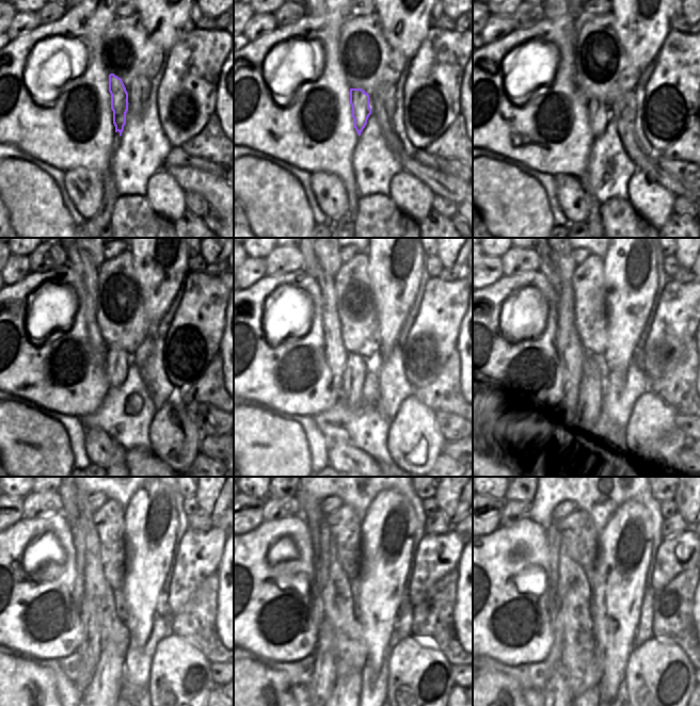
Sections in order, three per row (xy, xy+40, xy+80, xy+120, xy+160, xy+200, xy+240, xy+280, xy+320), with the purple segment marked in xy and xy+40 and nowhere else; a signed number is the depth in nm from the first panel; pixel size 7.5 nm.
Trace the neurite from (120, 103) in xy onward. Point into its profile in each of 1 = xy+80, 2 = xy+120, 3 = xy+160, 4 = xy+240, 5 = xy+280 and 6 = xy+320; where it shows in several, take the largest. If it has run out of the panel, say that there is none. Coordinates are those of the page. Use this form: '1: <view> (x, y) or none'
1: xy+80 (599, 113)
2: xy+120 (117, 360)
3: xy+160 (355, 368)
4: xy+240 (105, 689)
5: xy+280 (346, 693)
6: xy+320 (592, 693)

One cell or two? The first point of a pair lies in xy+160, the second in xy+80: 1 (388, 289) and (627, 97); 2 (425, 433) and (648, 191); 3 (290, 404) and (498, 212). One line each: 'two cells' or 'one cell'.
1: two cells
2: one cell
3: two cells

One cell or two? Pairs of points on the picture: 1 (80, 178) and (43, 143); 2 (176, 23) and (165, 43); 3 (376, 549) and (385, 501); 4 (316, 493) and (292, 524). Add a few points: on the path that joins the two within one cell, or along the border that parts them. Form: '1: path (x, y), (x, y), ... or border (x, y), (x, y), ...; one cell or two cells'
1: border (95, 170), (76, 167), (64, 172); two cells
2: path (172, 28), (165, 34), (165, 38); one cell
3: path (380, 538), (385, 513); one cell
4: border (297, 514), (305, 523); two cells

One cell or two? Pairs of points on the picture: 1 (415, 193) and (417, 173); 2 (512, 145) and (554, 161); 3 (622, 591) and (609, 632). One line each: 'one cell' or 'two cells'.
1: two cells
2: one cell
3: one cell

